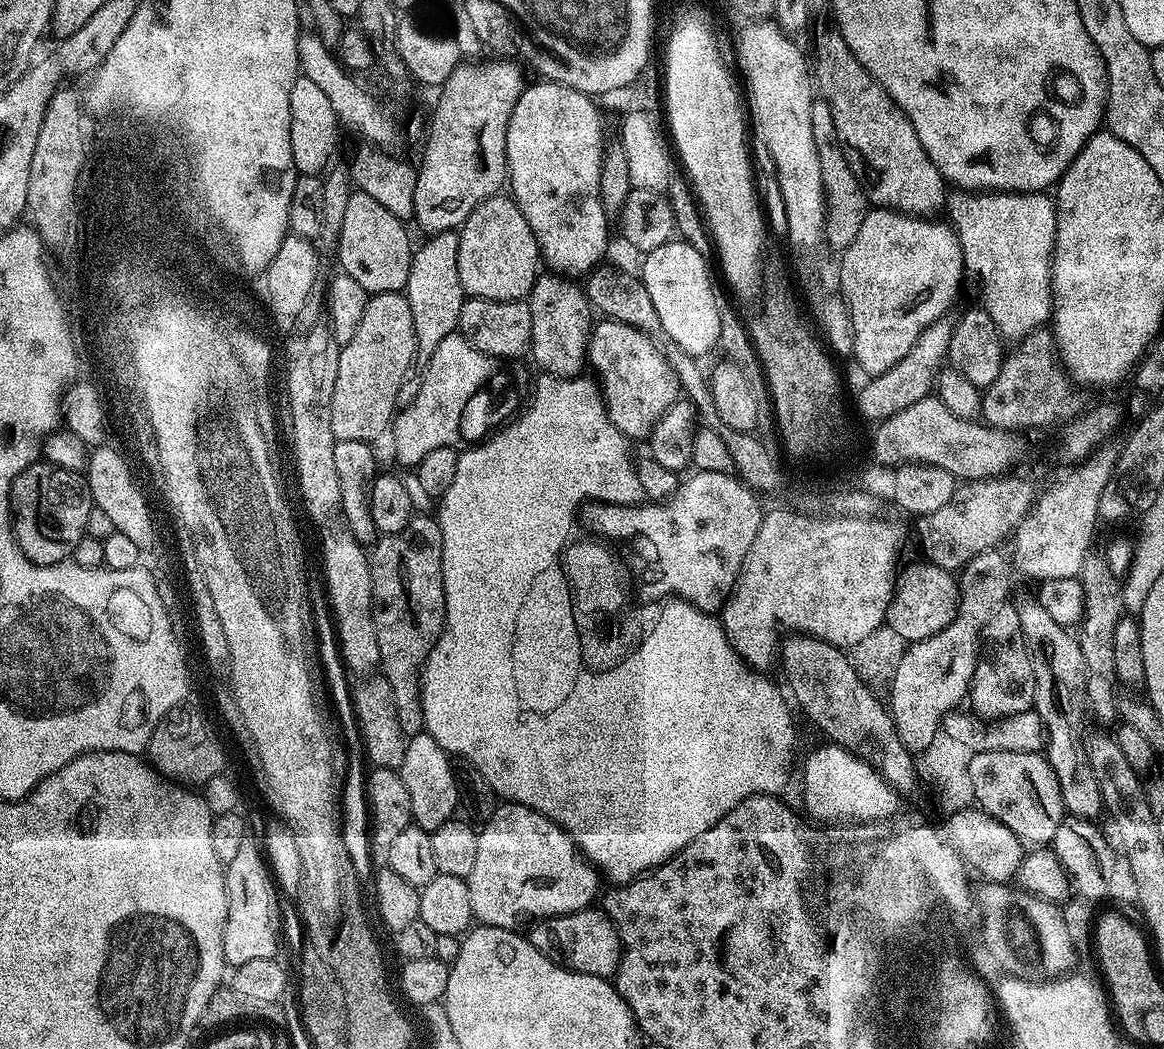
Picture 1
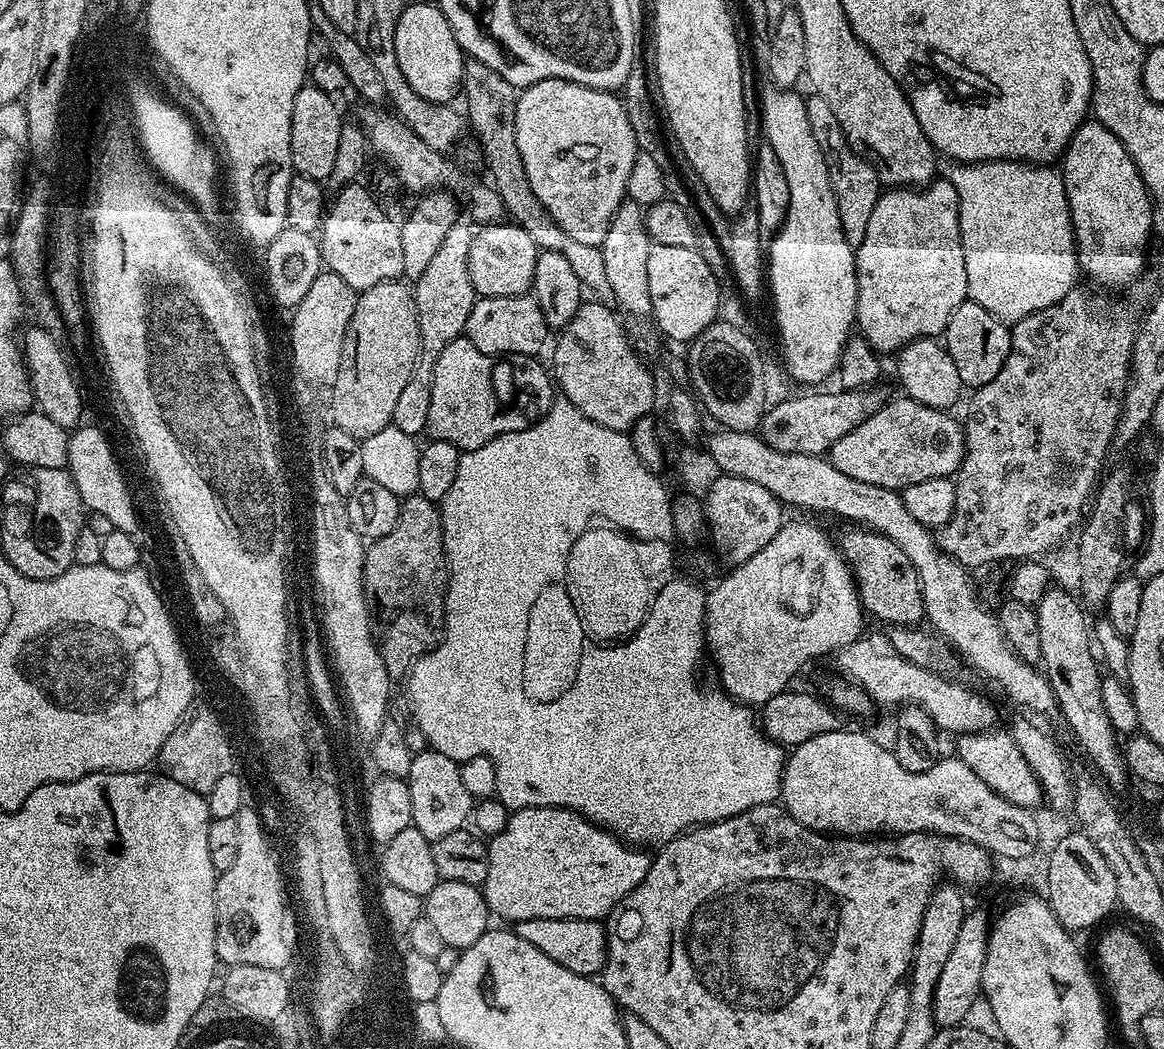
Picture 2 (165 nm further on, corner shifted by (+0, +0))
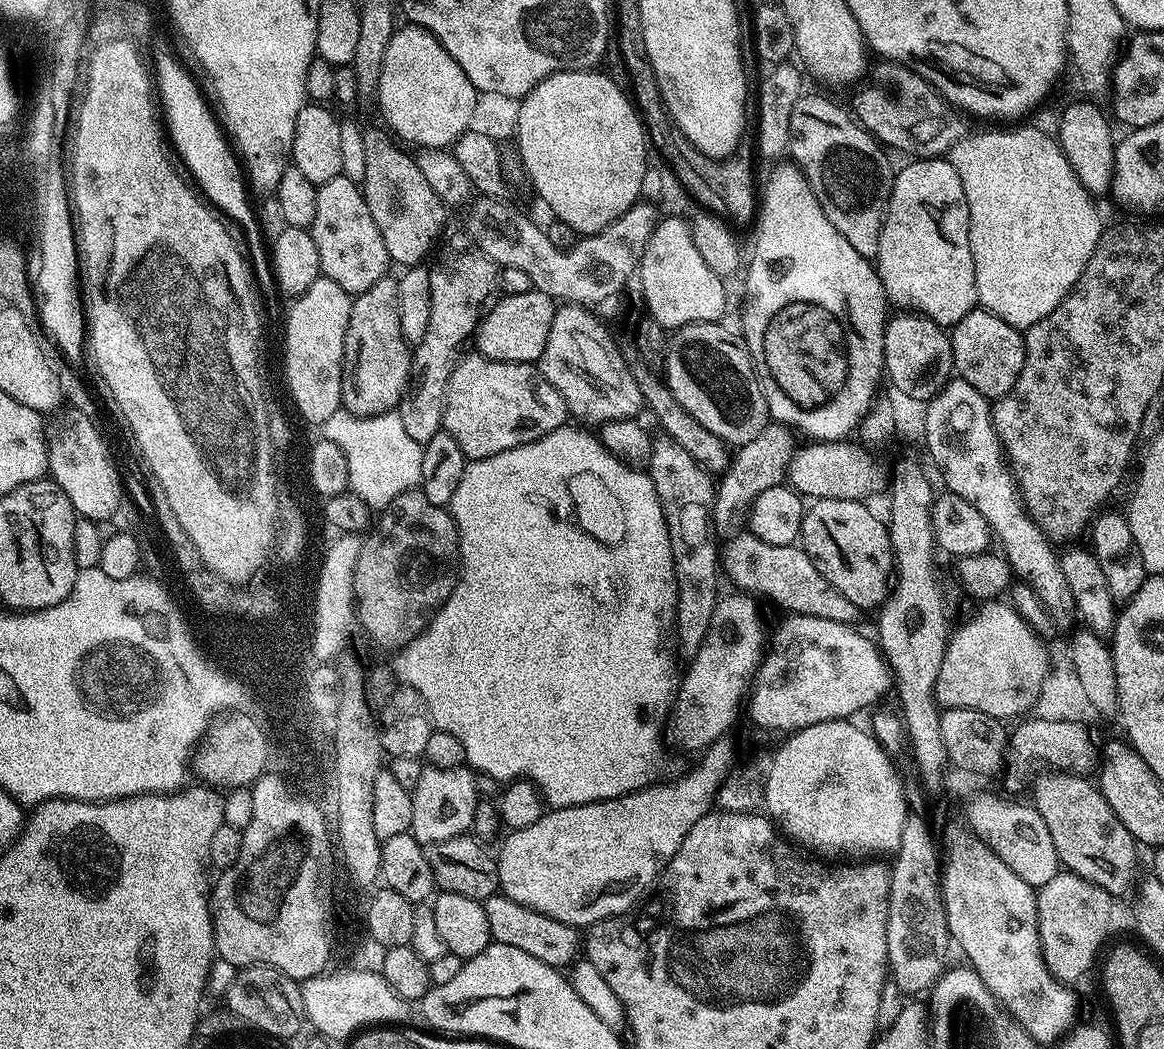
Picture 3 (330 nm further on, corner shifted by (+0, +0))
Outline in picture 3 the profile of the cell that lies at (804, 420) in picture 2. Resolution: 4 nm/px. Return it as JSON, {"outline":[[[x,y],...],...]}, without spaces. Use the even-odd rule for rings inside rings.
{"outline":[[[771,421],[757,438],[741,445],[729,463],[728,471],[721,475],[714,501],[717,519],[728,519],[735,512],[745,511],[763,490],[772,489],[787,479],[787,470],[796,449],[793,429],[780,421]]]}

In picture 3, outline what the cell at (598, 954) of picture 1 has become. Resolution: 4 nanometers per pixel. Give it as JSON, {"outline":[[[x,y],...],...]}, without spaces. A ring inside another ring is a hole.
{"outline":[[[503,894],[491,896],[483,901],[483,905],[486,910],[486,922],[490,926],[490,934],[495,943],[526,950],[526,954],[538,958],[538,962],[546,962],[546,966],[557,970],[567,969],[575,964],[581,955],[582,932],[579,927],[558,922],[546,914],[530,910]]]}

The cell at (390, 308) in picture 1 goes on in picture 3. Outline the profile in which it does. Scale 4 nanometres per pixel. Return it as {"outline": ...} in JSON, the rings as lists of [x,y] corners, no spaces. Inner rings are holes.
{"outline":[[[391,275],[383,276],[378,282],[374,282],[374,286],[370,286],[370,290],[360,293],[352,301],[350,322],[346,326],[340,402],[354,416],[381,416],[384,412],[391,412],[406,394],[408,373],[412,370],[412,352],[402,332],[402,322],[398,316],[399,305],[398,286]]]}

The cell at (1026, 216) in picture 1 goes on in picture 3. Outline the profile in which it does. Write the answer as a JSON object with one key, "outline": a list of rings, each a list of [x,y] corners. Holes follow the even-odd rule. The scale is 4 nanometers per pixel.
{"outline":[[[1016,128],[1013,132],[976,132],[973,136],[968,134],[961,135],[960,139],[948,147],[946,159],[958,170],[958,178],[962,178],[962,190],[966,190],[966,206],[970,214],[968,223],[968,233],[970,234],[970,254],[974,254],[974,282],[976,283],[976,298],[979,307],[986,312],[993,312],[1002,322],[1021,330],[1027,330],[1034,326],[1050,310],[1057,308],[1066,298],[1066,294],[1078,282],[1082,270],[1090,262],[1090,258],[1096,249],[1096,243],[1099,240],[1102,231],[1100,224],[1100,212],[1096,209],[1093,193],[1087,192],[1078,182],[1070,162],[1064,157],[1057,137],[1055,135],[1047,136],[1040,128]]]}

